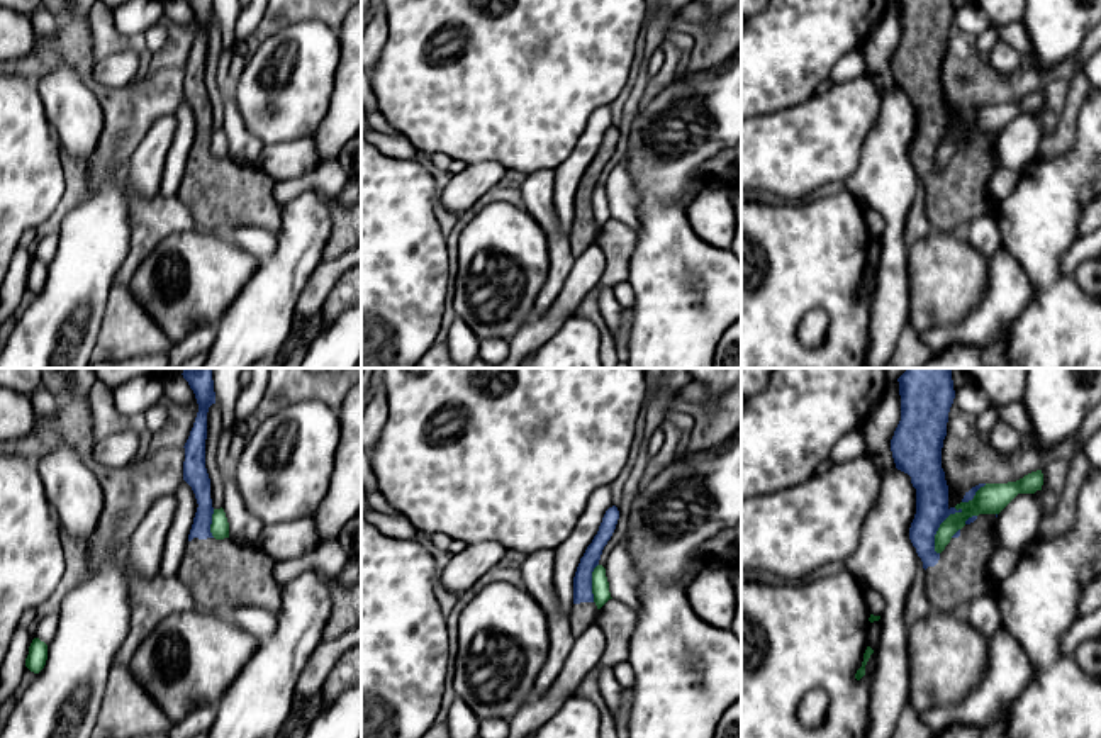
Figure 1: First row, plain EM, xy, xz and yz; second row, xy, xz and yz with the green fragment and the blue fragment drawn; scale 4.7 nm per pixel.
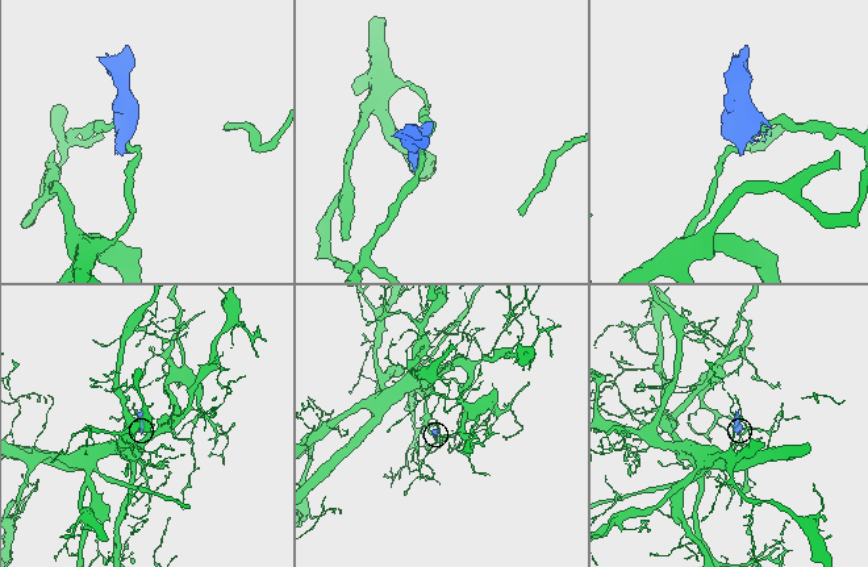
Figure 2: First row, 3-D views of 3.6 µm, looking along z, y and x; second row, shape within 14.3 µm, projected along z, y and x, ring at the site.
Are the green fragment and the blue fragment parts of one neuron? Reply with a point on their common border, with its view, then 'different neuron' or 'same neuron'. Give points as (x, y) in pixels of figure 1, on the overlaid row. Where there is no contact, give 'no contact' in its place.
yz (938, 530) | different neuron

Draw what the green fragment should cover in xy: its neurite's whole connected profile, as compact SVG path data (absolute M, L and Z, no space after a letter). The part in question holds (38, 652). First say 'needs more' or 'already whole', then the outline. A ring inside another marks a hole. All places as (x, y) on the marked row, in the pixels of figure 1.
already whole; M34 638L29 646L25 667L31 672L39 674L44 668L46 660L48 660L48 645L44 641L41 641L39 638Z

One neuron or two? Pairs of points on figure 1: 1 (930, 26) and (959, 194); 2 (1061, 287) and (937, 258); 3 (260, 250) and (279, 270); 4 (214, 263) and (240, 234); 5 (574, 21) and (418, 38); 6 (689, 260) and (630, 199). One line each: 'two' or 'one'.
1: one
2: two
3: two
4: two
5: one
6: two

